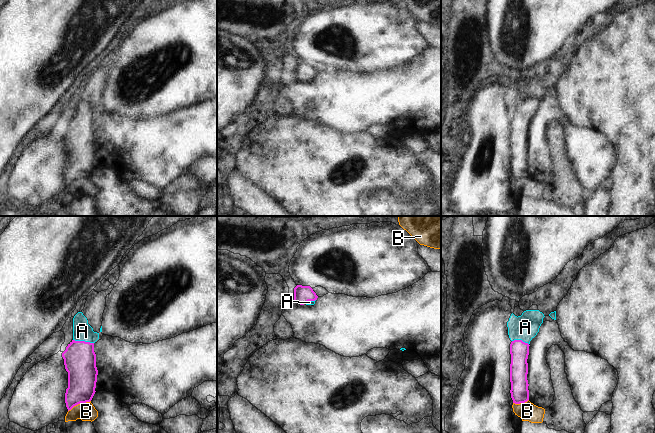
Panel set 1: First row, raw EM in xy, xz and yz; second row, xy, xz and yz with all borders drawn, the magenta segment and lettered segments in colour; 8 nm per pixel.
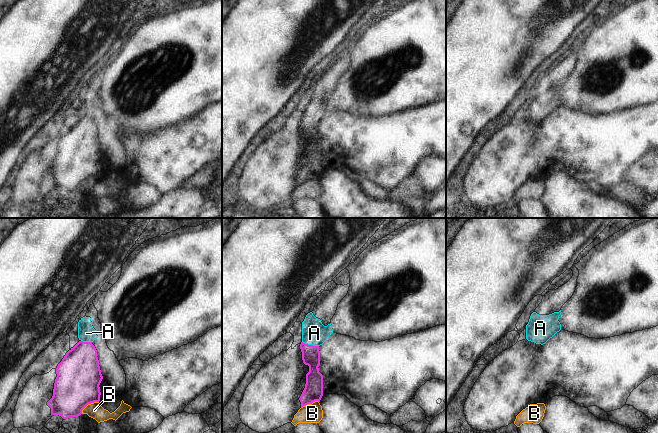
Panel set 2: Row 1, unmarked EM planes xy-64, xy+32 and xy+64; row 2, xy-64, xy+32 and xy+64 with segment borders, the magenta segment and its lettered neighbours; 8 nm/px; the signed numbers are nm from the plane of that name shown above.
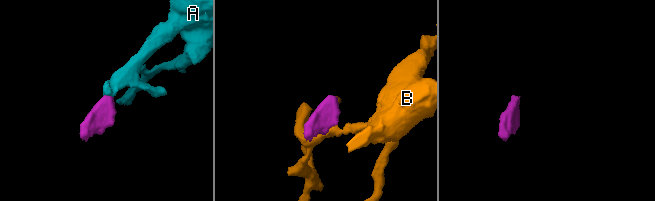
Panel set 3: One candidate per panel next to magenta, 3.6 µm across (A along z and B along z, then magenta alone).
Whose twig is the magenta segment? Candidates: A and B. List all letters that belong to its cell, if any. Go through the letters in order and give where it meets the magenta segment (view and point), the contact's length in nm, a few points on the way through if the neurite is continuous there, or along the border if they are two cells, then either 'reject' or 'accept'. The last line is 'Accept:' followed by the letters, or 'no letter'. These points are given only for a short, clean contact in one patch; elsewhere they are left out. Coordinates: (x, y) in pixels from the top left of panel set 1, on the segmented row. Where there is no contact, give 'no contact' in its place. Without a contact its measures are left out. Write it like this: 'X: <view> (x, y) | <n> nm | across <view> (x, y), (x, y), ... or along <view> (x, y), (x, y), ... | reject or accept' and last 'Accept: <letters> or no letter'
A: xy (83, 341) | 170 nm | across xy (79, 357), (83, 341), (82, 331) | accept
B: xy (79, 403) | 200 nm | along xy (90, 400), (78, 403), (68, 411) | reject
Accept: A

